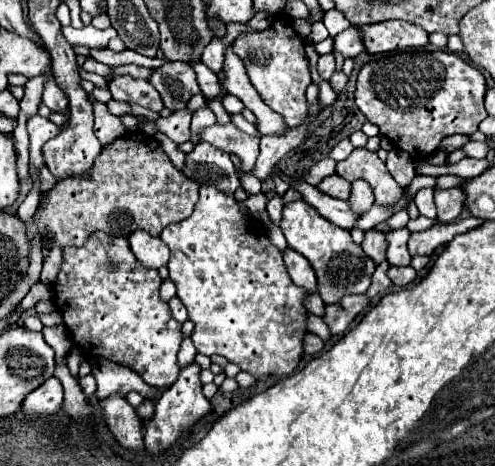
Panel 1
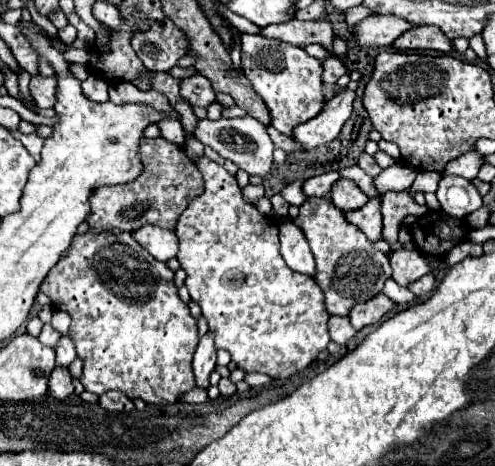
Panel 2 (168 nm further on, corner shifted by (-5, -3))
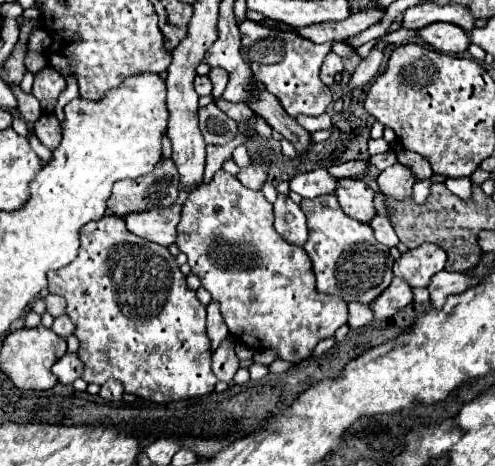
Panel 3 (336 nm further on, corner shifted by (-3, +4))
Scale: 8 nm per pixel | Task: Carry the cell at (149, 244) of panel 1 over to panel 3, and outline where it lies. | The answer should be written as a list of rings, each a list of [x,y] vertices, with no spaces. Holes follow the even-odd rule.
[[[179,196],[179,200],[173,206],[145,210],[145,212],[131,212],[129,216],[125,216],[127,228],[129,228],[129,232],[133,232],[149,242],[169,246],[177,238],[175,228],[179,224],[183,204],[185,204],[185,196]]]

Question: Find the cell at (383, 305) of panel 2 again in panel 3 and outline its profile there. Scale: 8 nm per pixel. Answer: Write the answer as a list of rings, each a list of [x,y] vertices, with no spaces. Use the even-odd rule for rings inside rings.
[[[399,276],[393,278],[393,282],[389,284],[389,288],[371,304],[375,318],[385,320],[391,318],[397,310],[405,308],[407,304],[413,302],[413,290],[409,284],[405,284],[405,280],[401,280]]]

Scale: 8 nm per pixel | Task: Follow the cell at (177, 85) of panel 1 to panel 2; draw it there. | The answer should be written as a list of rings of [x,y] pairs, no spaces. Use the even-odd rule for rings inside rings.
[[[195,73],[181,81],[181,97],[191,103],[191,107],[209,107],[215,101],[215,91],[203,75]]]

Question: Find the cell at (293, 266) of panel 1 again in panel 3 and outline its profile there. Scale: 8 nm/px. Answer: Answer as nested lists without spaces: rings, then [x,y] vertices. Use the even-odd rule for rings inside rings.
[[[279,194],[275,200],[275,230],[291,244],[303,246],[307,240],[307,218],[299,204]]]

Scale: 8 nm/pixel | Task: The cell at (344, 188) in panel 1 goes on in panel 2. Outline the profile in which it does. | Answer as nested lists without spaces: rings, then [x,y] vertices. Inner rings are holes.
[[[339,179],[331,187],[331,201],[341,211],[359,209],[359,207],[363,207],[363,203],[367,203],[367,199],[369,197],[357,187],[357,183],[349,181],[349,179]]]

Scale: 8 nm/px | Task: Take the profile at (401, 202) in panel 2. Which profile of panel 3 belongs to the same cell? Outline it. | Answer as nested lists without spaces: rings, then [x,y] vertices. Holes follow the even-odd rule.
[[[397,162],[395,166],[391,166],[389,170],[383,170],[379,174],[377,184],[383,194],[397,198],[397,200],[403,200],[403,198],[411,196],[411,190],[415,184],[415,174],[407,166]]]

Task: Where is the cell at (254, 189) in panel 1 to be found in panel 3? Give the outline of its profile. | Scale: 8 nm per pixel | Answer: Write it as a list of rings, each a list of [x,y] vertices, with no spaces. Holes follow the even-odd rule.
[[[245,145],[238,146],[232,154],[234,162],[240,167],[245,168],[250,164],[250,156]]]

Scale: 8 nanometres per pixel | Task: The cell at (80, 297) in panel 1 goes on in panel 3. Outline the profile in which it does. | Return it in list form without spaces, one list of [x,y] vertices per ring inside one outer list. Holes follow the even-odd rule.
[[[105,216],[103,220],[85,224],[81,228],[79,256],[71,264],[67,264],[65,268],[49,272],[47,282],[49,282],[49,292],[51,294],[59,294],[59,296],[63,296],[67,300],[67,314],[73,320],[73,324],[75,324],[75,336],[81,342],[81,346],[79,346],[79,358],[85,364],[85,372],[83,372],[81,378],[87,384],[91,384],[91,382],[93,384],[103,384],[105,380],[115,378],[115,380],[119,380],[123,384],[125,392],[135,394],[139,398],[145,398],[149,402],[173,402],[173,400],[185,400],[185,398],[199,398],[199,396],[207,396],[207,394],[211,394],[215,390],[217,378],[215,378],[215,374],[211,370],[211,354],[213,352],[209,352],[209,336],[205,332],[205,326],[207,326],[205,324],[205,306],[197,300],[195,292],[189,290],[189,286],[185,282],[185,276],[179,274],[179,266],[175,262],[175,256],[171,256],[167,248],[131,234],[127,230],[125,220],[121,216]]]

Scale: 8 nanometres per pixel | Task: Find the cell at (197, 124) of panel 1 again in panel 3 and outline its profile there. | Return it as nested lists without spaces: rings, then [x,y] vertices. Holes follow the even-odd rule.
[[[211,68],[209,78],[211,78],[211,82],[213,82],[213,98],[219,98],[219,96],[223,94],[225,86],[227,86],[229,76],[227,76],[227,72],[225,72],[223,68]]]

